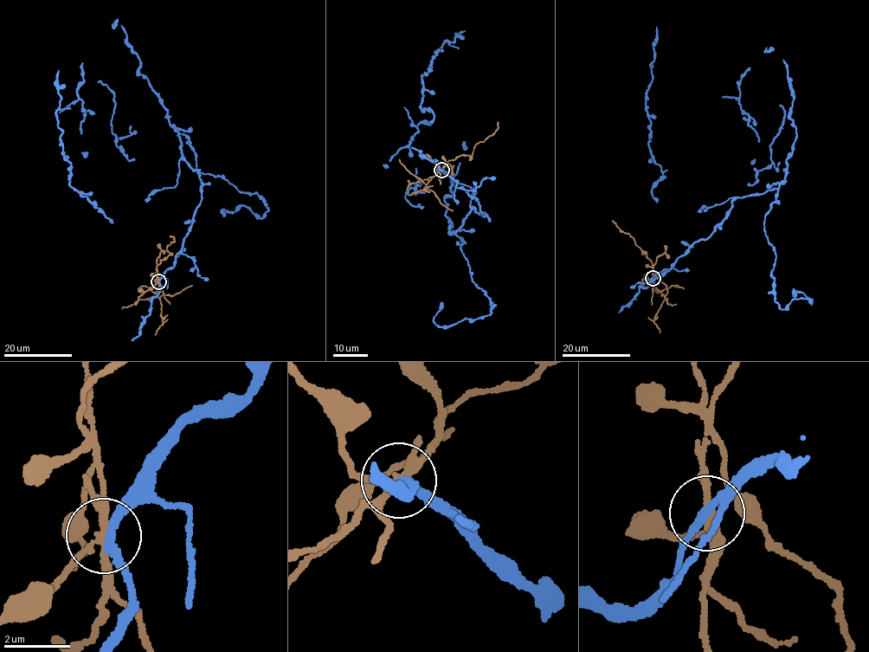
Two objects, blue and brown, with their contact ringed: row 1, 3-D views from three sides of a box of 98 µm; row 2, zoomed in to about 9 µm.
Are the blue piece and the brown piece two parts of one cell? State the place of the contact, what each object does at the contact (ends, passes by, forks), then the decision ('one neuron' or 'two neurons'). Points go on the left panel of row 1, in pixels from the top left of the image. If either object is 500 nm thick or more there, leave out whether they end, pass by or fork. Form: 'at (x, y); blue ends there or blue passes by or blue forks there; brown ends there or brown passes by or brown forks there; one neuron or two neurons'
at (158, 281); blue passes by; brown forks there; two neurons

